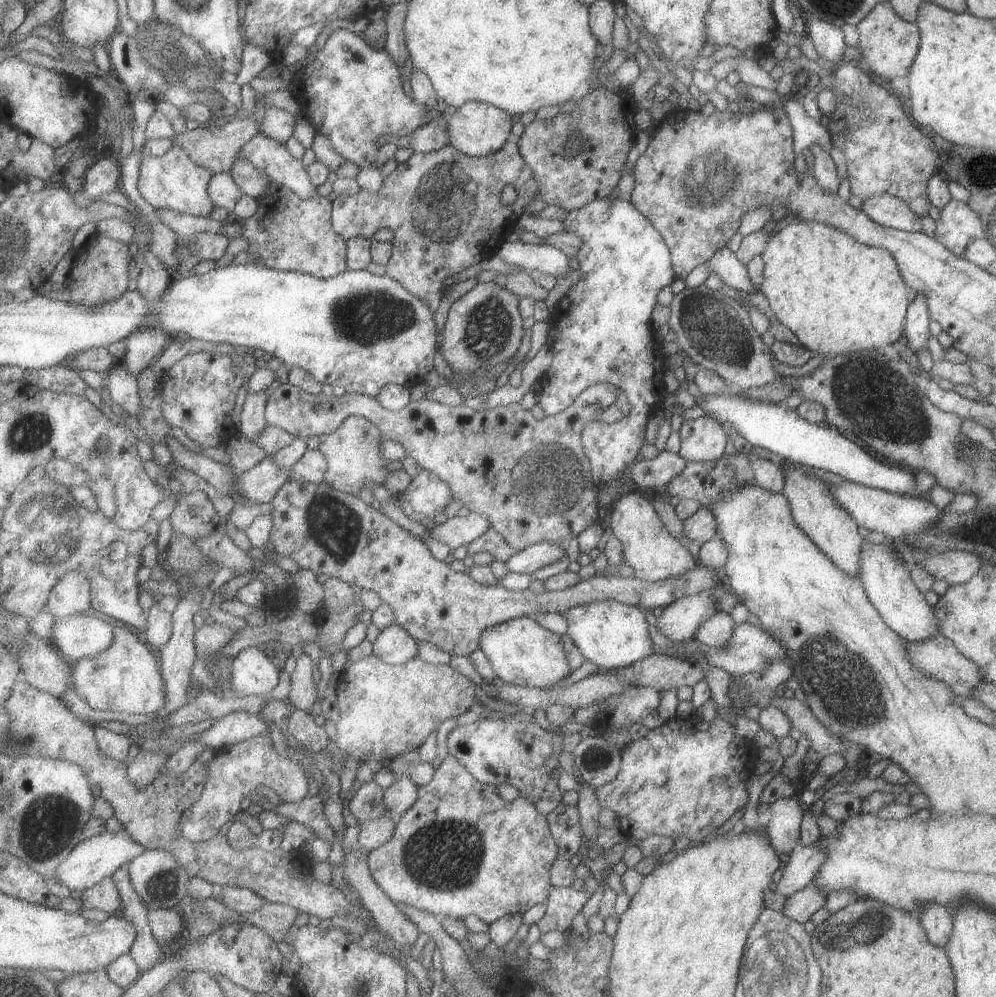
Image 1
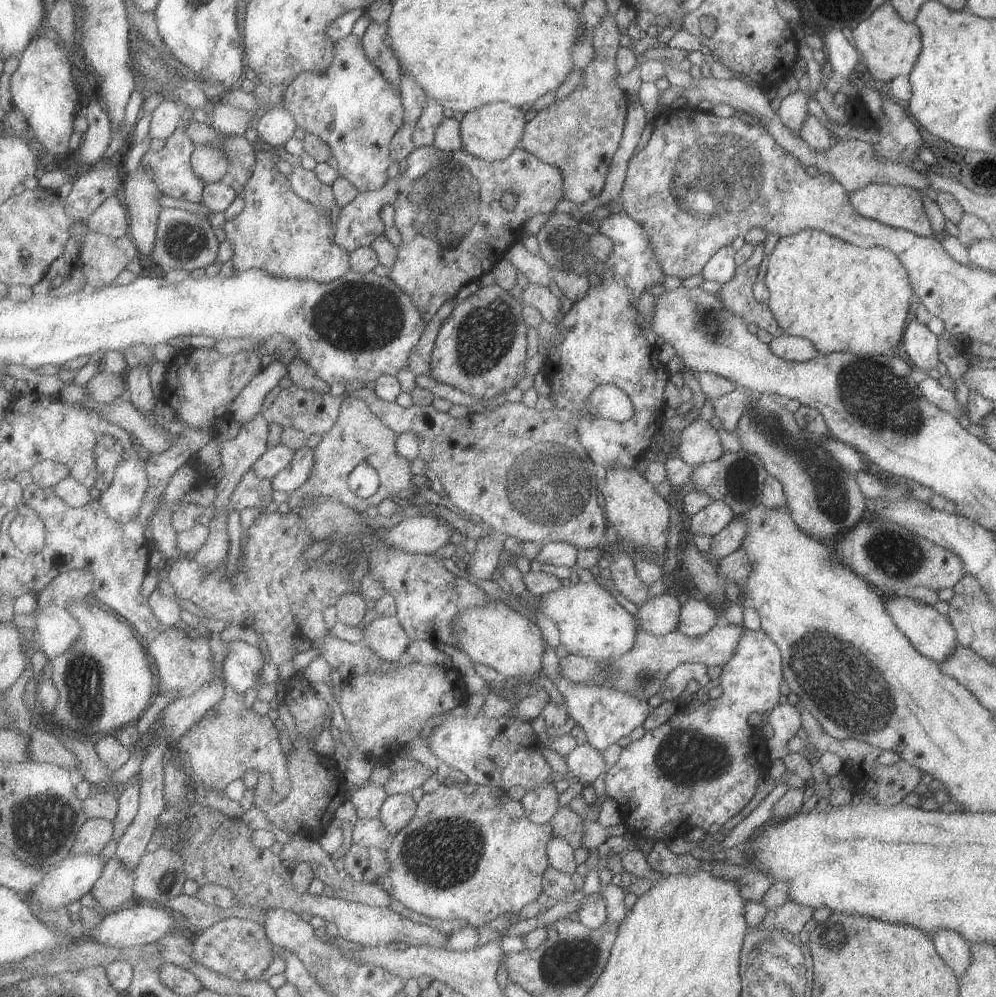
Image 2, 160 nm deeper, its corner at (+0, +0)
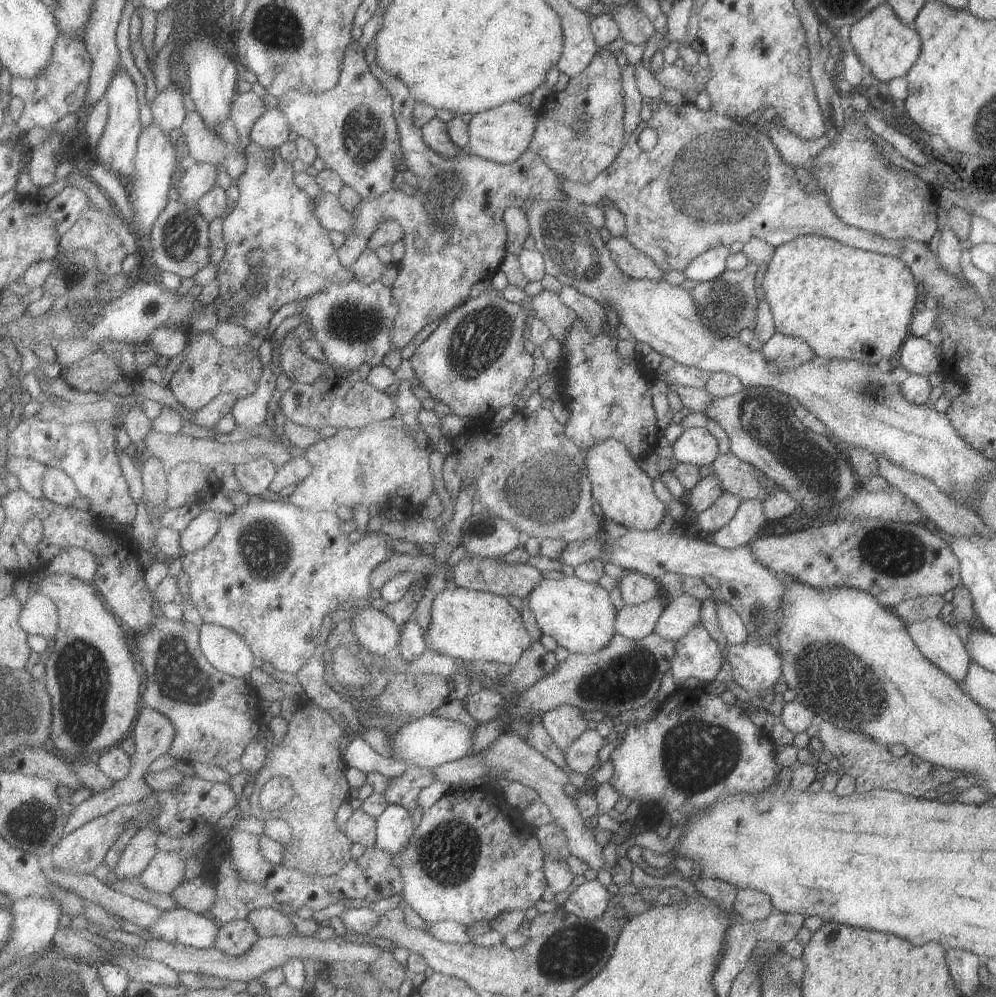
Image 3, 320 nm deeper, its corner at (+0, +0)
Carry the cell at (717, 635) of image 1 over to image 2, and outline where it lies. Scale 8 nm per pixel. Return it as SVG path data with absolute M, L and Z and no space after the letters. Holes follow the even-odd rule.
M688 598L680 606L675 631L694 637L702 635L713 625L721 623L719 616L707 601Z

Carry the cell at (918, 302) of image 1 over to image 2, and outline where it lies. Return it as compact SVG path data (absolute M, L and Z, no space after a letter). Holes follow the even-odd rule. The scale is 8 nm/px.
M920 322L906 323L903 331L903 348L910 365L923 371L936 368L939 364L937 357L937 337Z

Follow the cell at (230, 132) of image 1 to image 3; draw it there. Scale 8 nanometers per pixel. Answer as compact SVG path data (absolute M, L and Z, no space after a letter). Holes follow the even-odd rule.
M192 162L188 166L177 189L179 201L184 204L198 203L201 198L217 186L217 165L211 162Z

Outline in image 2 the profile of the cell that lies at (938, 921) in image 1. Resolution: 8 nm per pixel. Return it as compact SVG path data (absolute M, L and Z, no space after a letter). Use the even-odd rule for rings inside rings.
M949 929L936 930L931 936L937 954L959 980L971 964L970 944L960 934Z

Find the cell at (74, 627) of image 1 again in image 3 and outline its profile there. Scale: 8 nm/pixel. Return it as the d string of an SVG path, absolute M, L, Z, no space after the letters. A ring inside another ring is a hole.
M46 594L28 596L20 614L22 627L29 634L39 634L45 639L55 639L60 627L60 614L55 601Z

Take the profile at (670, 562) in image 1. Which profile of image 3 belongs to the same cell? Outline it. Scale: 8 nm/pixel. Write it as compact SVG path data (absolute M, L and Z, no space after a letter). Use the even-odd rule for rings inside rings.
M605 440L584 451L585 470L589 478L594 501L601 507L603 519L619 524L626 529L640 531L656 530L664 518L667 508L653 493L652 480L639 468L636 459L627 454L615 440Z

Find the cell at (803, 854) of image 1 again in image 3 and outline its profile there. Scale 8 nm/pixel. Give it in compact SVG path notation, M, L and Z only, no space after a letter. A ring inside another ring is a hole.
M743 888L735 896L731 912L737 914L743 922L753 922L765 920L774 911L767 894Z

